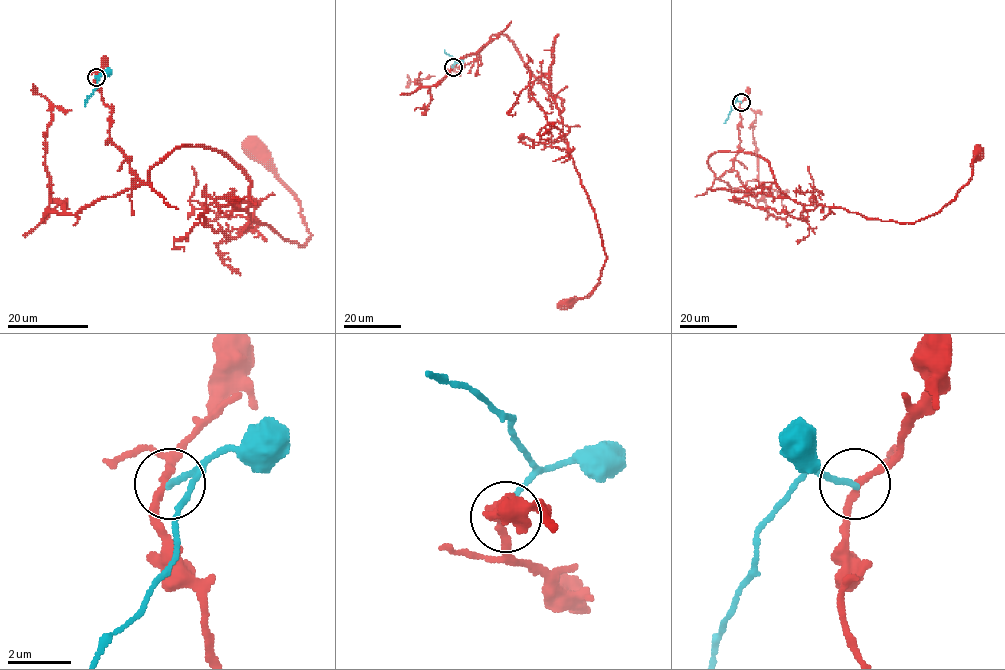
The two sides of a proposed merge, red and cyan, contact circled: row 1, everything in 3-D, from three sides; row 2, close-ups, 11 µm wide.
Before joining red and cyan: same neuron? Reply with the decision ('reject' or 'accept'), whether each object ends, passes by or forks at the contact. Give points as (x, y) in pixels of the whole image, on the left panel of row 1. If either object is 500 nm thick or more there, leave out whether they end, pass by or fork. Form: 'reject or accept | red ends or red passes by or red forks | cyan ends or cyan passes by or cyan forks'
reject | red passes by | cyan ends

